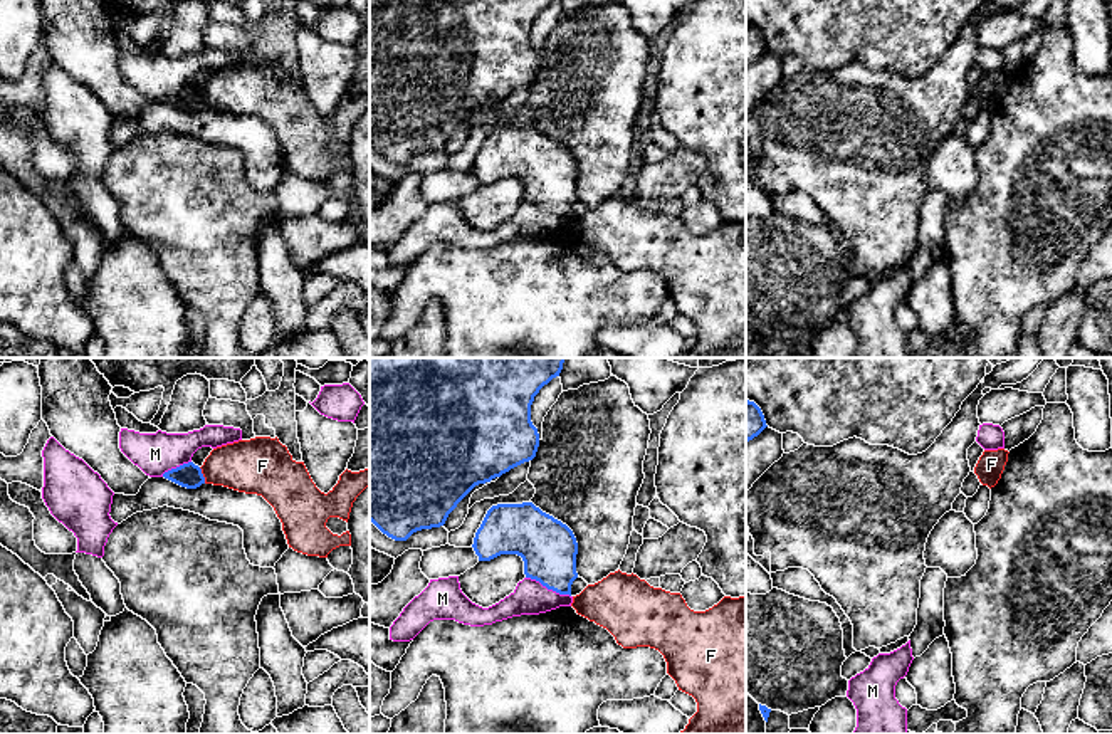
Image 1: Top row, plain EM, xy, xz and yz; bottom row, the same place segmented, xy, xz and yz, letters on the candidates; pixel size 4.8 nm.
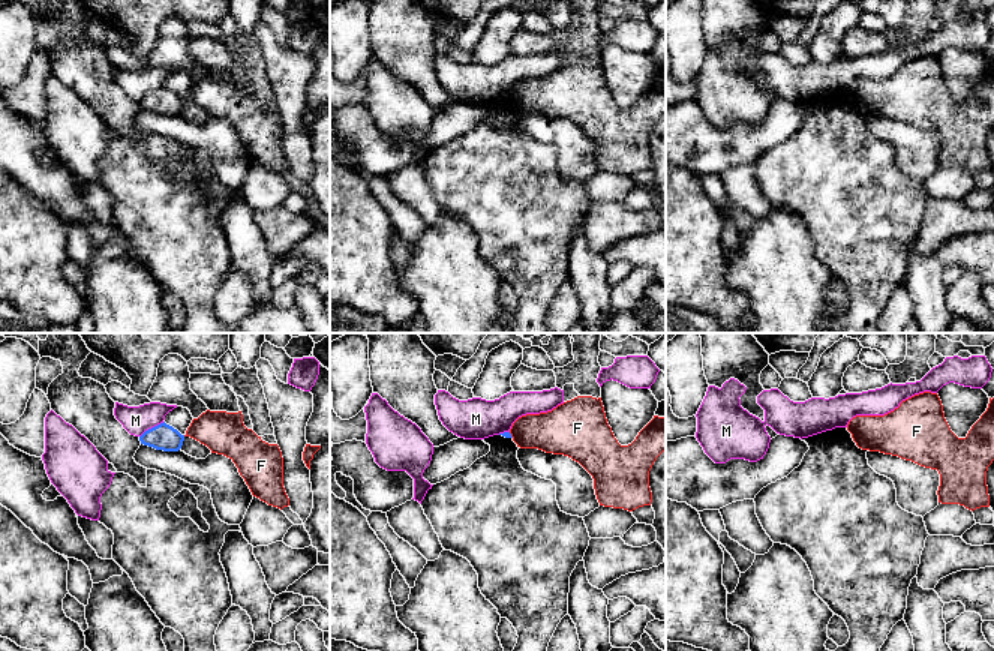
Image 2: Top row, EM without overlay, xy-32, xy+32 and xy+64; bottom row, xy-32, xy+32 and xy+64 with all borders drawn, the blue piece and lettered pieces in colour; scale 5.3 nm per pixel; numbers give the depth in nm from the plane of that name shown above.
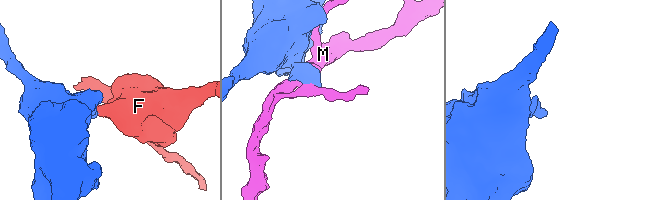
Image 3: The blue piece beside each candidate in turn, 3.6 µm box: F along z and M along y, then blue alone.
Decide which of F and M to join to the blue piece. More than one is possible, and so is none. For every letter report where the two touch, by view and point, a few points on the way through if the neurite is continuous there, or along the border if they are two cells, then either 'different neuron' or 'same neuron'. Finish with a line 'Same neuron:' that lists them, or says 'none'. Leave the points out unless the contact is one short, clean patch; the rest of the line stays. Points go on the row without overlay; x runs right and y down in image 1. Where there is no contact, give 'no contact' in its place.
F: xy (202, 99) | along xy (199, 91), (205, 106) | different neuron
M: xz (548, 212) | different neuron
Same neuron: none

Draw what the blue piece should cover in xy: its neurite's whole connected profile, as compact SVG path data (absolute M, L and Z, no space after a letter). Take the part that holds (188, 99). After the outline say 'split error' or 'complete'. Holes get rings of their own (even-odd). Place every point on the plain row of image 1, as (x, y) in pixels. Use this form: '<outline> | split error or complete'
M193 86L171 92L165 96L163 101L186 113L197 113L205 107L202 92Z | complete

